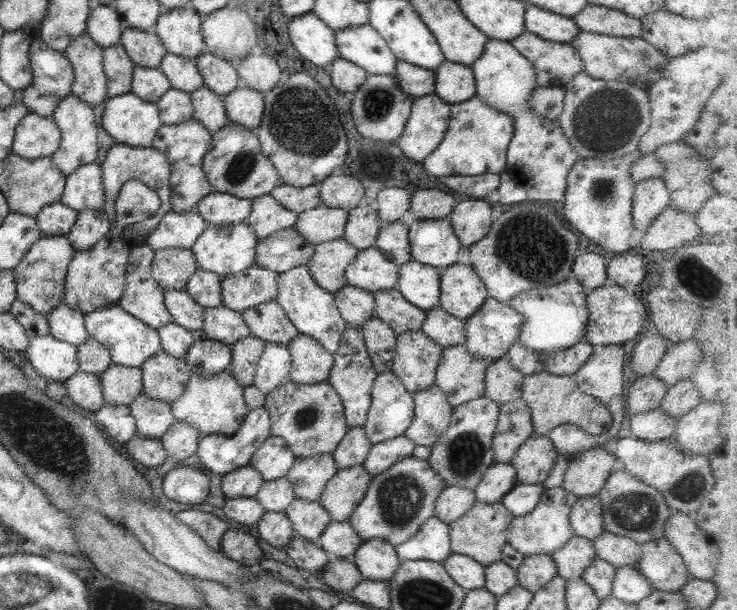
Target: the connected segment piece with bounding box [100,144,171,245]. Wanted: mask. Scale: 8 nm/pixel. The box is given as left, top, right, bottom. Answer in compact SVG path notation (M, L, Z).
M114 144L108 149L105 154L105 159L100 168L101 182L104 190L105 205L103 205L103 212L108 218L109 222L113 222L115 218L114 203L119 195L121 186L127 180L137 180L141 182L147 189L153 190L160 201L158 211L149 217L141 224L127 226L123 232L123 240L127 240L130 245L134 244L136 239L142 239L149 236L154 229L157 228L157 223L161 220L167 212L171 211L171 190L169 190L169 164L164 152L159 152L152 146L149 148L130 147L124 144Z

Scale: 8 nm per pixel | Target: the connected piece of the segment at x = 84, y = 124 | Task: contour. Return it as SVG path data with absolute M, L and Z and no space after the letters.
M70 94L59 101L51 118L60 130L59 146L50 155L57 171L61 172L63 176L67 176L82 165L92 164L93 160L97 158L97 140L95 139L97 126L92 108L83 100L77 100L77 97Z

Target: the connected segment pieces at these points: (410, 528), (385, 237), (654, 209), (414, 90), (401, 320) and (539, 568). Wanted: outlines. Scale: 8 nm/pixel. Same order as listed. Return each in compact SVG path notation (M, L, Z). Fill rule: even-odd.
M409 457L397 461L393 466L372 477L361 502L353 509L347 521L362 541L381 539L396 547L398 544L403 544L409 540L409 537L418 531L425 520L434 516L435 499L444 487L444 482L432 471L426 460Z
M400 221L381 226L373 245L383 256L398 266L410 260L408 226Z
M653 178L634 184L631 200L632 227L645 232L667 206L670 198L663 180Z
M396 61L393 77L399 88L412 98L434 92L435 75L432 70L425 70L407 62Z
M387 289L374 292L372 295L373 316L388 324L396 335L405 331L420 330L425 321L425 311L406 302L398 290Z
M545 554L524 556L522 563L516 568L518 585L530 593L543 588L548 580L556 575L556 566L553 559Z

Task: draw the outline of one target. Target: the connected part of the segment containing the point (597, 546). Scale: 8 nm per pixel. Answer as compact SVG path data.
M603 531L592 541L597 558L616 569L622 566L637 568L641 556L640 545L625 536L615 536Z

